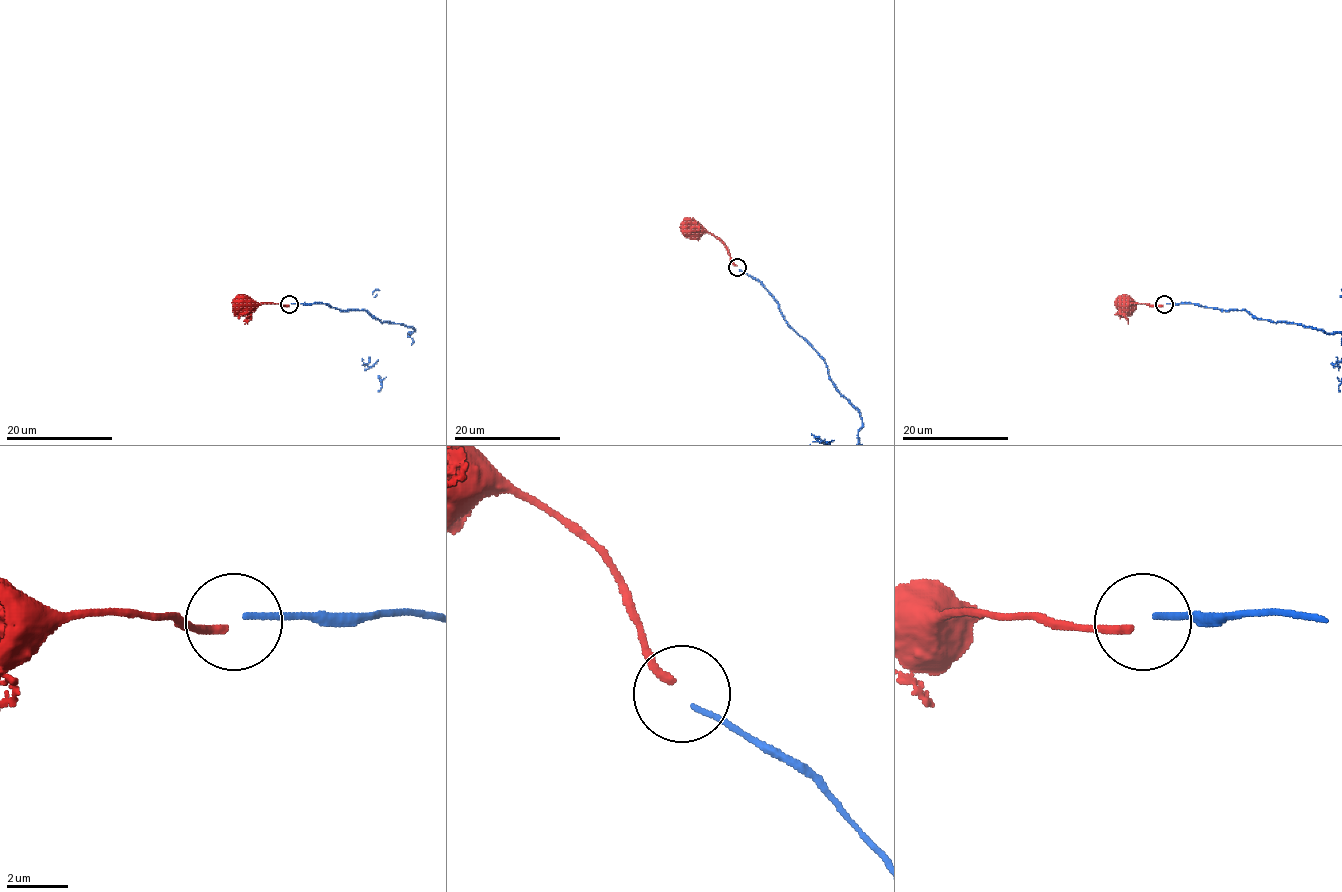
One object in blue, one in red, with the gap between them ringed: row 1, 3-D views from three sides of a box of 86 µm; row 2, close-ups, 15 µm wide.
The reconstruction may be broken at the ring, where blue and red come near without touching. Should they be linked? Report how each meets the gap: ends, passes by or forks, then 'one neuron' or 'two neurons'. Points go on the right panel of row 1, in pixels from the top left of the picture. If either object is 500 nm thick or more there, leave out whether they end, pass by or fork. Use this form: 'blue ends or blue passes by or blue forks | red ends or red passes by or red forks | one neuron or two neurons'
blue ends | red ends | two neurons

